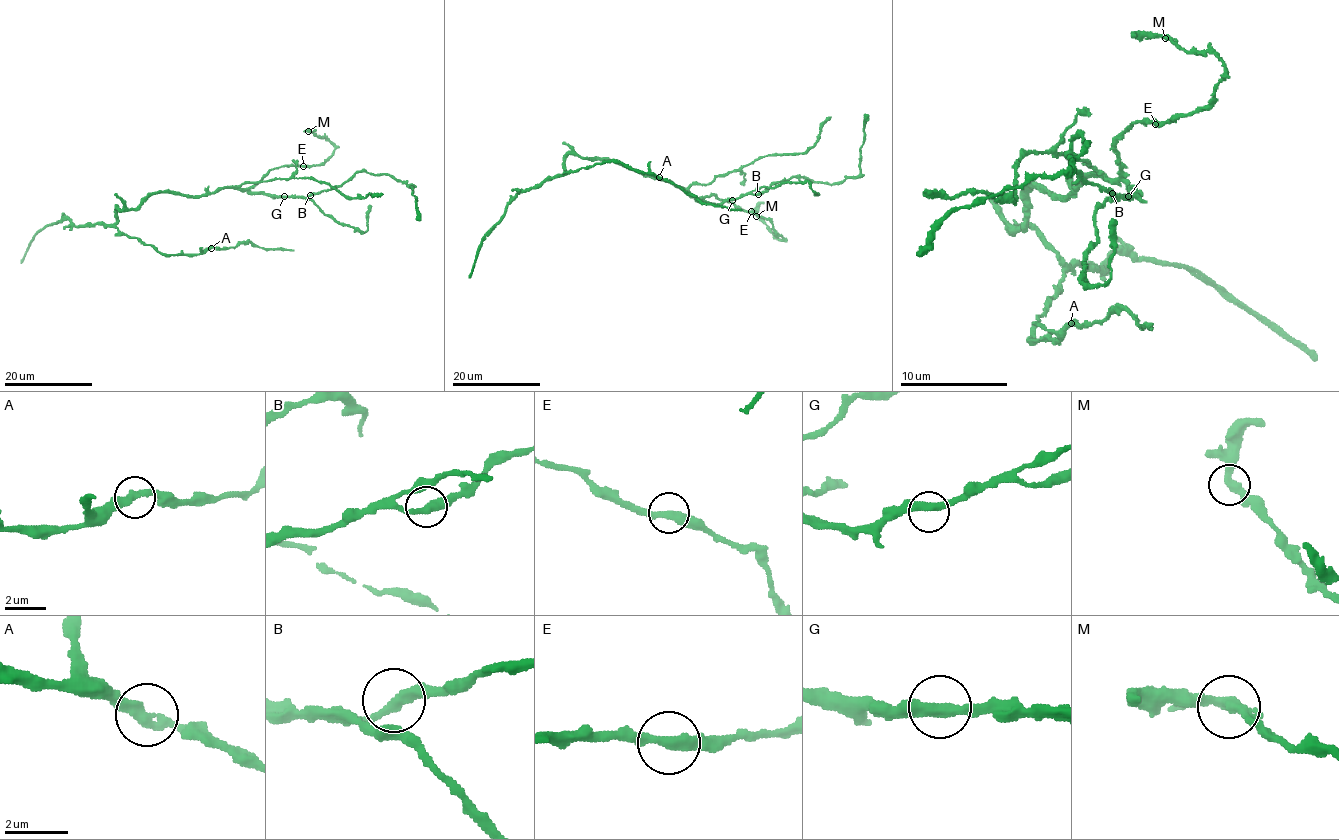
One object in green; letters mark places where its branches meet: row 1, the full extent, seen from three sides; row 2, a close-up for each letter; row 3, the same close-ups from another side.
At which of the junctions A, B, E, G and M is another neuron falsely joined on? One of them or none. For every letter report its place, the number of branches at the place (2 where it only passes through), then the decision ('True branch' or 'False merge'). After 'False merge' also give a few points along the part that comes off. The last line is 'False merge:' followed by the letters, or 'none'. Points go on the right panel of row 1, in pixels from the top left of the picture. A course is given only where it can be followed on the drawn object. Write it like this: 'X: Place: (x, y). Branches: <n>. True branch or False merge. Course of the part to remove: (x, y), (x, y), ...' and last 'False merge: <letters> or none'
A: Place: (1071, 323). Branches: 2. True branch
B: Place: (1112, 193). Branches: 2. True branch
E: Place: (1155, 124). Branches: 2. True branch
G: Place: (1128, 196). Branches: 2. True branch
M: Place: (1165, 38). Branches: 2. True branch
False merge: none

